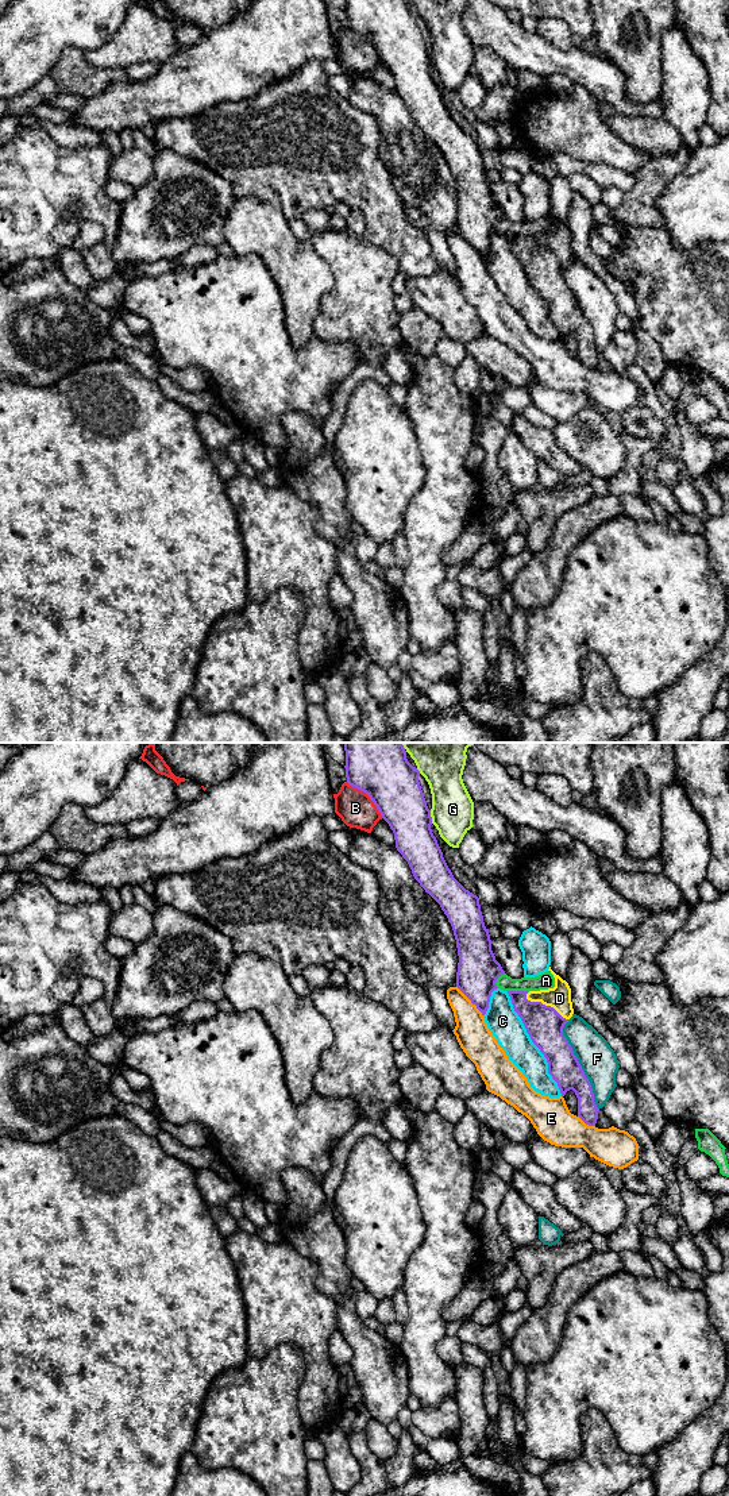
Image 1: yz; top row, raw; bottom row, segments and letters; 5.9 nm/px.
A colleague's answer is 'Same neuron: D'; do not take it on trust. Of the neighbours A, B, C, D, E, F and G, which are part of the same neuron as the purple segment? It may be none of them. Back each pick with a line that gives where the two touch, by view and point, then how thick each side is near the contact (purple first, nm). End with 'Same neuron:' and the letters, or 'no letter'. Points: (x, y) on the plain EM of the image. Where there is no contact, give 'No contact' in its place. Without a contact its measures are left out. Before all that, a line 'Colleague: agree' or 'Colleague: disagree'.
Colleague: agree
D: Touches purple at yz (544, 249). Thickness 220 nm (purple) against 140 nm
Same neuron: D

